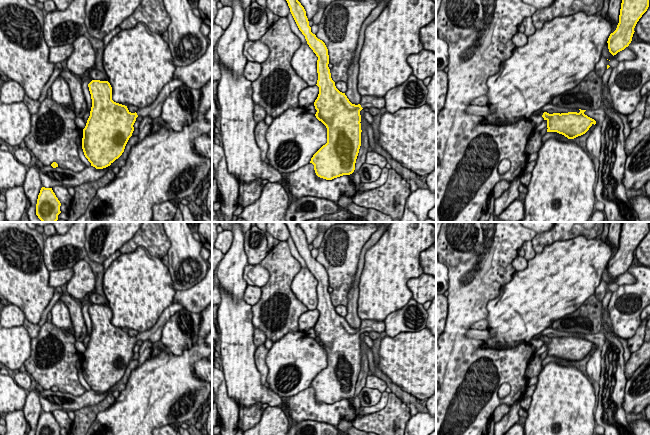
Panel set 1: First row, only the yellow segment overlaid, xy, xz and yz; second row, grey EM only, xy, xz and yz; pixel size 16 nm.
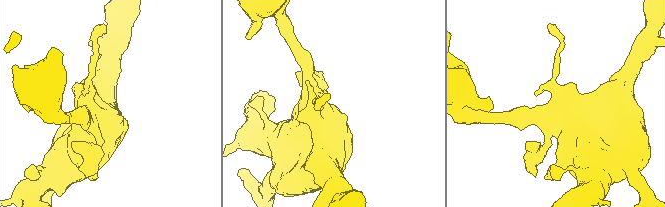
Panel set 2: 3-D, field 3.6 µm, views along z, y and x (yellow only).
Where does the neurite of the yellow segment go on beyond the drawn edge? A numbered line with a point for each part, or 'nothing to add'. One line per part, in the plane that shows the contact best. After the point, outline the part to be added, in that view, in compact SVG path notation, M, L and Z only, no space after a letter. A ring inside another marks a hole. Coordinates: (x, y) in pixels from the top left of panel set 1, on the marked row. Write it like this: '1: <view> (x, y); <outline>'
1: xz (366, 101); M363 96L361 97L360 105L363 109L371 107L381 109L385 107L385 99L383 97L376 96Z

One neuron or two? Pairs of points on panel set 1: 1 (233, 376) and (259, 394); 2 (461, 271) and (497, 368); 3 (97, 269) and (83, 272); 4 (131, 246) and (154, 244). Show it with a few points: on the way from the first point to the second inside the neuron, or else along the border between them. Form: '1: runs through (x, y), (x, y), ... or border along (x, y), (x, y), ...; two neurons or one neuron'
1: runs through (239, 379), (253, 392); one neuron
2: runs through (461, 297), (461, 338), (471, 348); one neuron
3: border along (86, 259), (94, 276), (94, 291); two neurons
4: runs through (137, 242), (148, 242); one neuron

